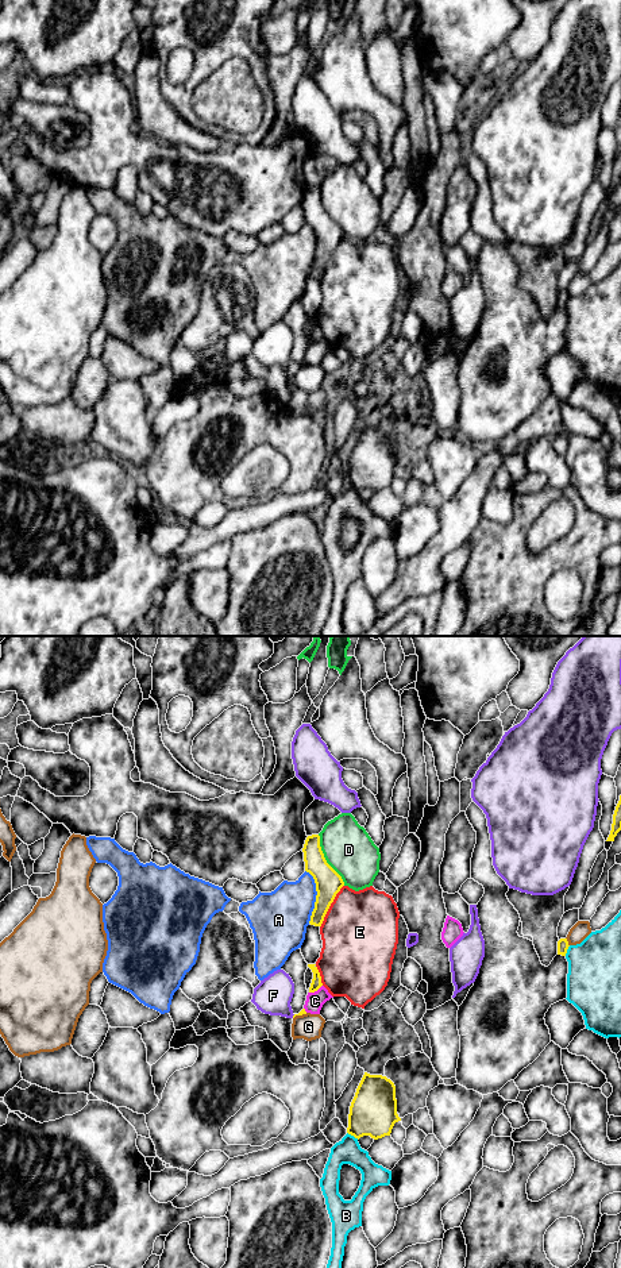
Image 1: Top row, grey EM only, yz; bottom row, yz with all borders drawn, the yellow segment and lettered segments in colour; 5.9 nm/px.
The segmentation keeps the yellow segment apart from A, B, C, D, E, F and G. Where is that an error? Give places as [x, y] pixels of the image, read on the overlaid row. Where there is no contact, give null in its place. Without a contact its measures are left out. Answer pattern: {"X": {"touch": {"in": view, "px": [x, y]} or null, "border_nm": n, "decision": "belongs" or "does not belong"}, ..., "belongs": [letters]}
{"A": {"touch": {"in": "yz", "px": [316, 897]}, "border_nm": 320, "decision": "does not belong"}, "B": {"touch": {"in": "yz", "px": [353, 1134]}, "border_nm": 80, "decision": "does not belong"}, "C": {"touch": {"in": "yz", "px": [315, 990]}, "border_nm": 90, "decision": "does not belong"}, "D": {"touch": {"in": "yz", "px": [326, 860]}, "border_nm": 340, "decision": "does not belong"}, "E": {"touch": {"in": "yz", "px": [330, 905]}, "border_nm": 300, "decision": "does not belong"}, "F": {"touch": {"in": "yz", "px": [293, 1016]}, "border_nm": 30, "decision": "does not belong"}, "G": {"touch": {"in": "yz", "px": [567, 941]}, "border_nm": 60, "decision": "does not belong"}, "belongs": []}

